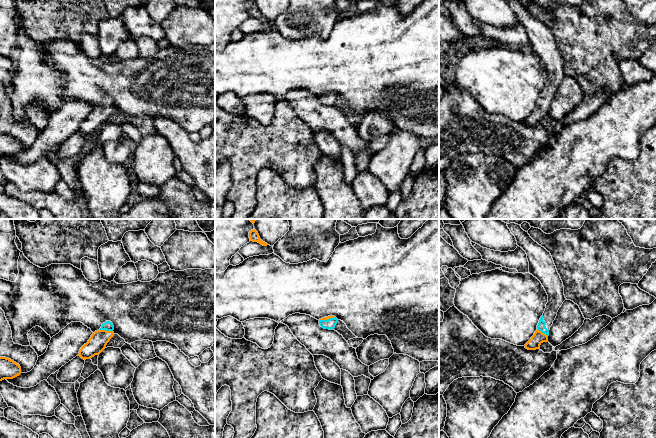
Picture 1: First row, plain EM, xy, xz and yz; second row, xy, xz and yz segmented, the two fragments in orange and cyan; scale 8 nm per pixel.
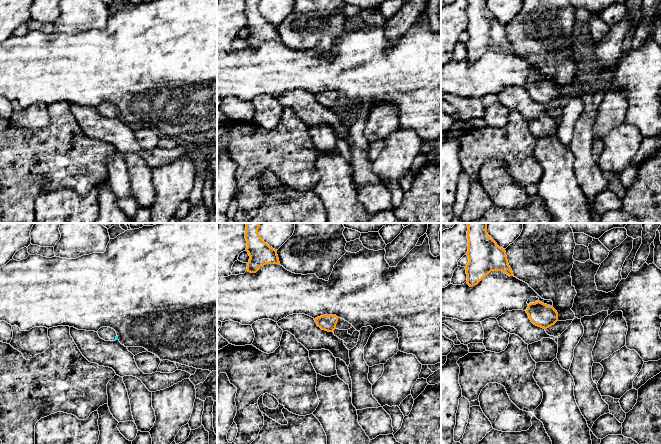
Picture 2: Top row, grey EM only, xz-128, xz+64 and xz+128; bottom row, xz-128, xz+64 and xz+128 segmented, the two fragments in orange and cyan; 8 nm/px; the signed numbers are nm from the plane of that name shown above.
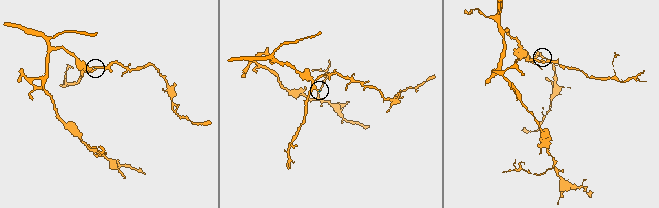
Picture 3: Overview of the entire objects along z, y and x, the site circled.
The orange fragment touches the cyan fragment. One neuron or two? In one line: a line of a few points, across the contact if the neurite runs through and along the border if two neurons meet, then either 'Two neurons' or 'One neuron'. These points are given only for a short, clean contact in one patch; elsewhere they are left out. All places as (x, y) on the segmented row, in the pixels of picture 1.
Line: xy (97, 343), (105, 330), (108, 326). One neuron

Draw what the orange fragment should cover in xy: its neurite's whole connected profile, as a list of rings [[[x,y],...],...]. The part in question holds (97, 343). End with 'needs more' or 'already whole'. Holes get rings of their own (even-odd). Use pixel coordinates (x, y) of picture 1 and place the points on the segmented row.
[[[106,321],[103,323],[101,328],[95,331],[88,342],[81,347],[78,356],[86,360],[99,355],[114,336],[113,330],[114,326],[112,322]]]; needs more

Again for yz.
[[[510,223],[507,226],[515,236],[517,245],[527,254],[529,273],[541,282],[548,295],[548,302],[537,325],[537,330],[524,345],[528,350],[536,350],[543,342],[548,342],[550,327],[559,308],[566,300],[564,286],[550,252],[535,242],[520,225]]]; needs more

